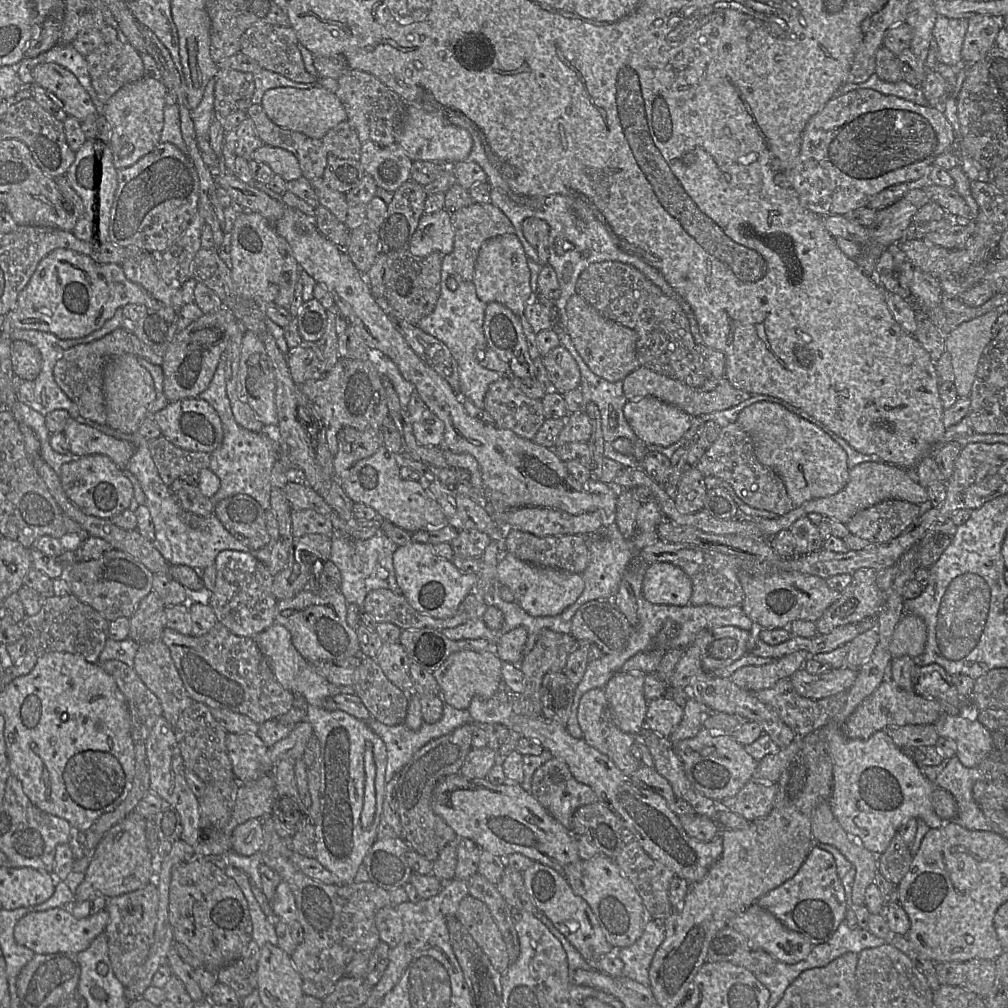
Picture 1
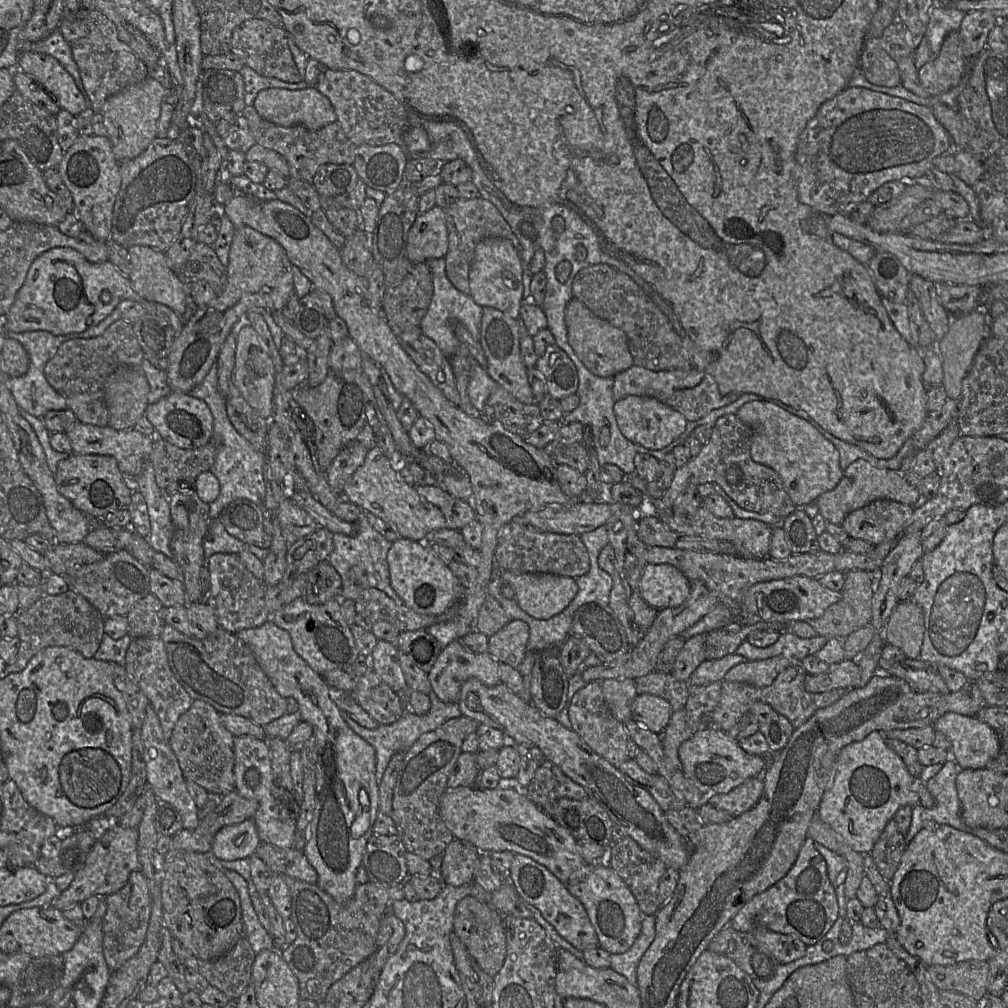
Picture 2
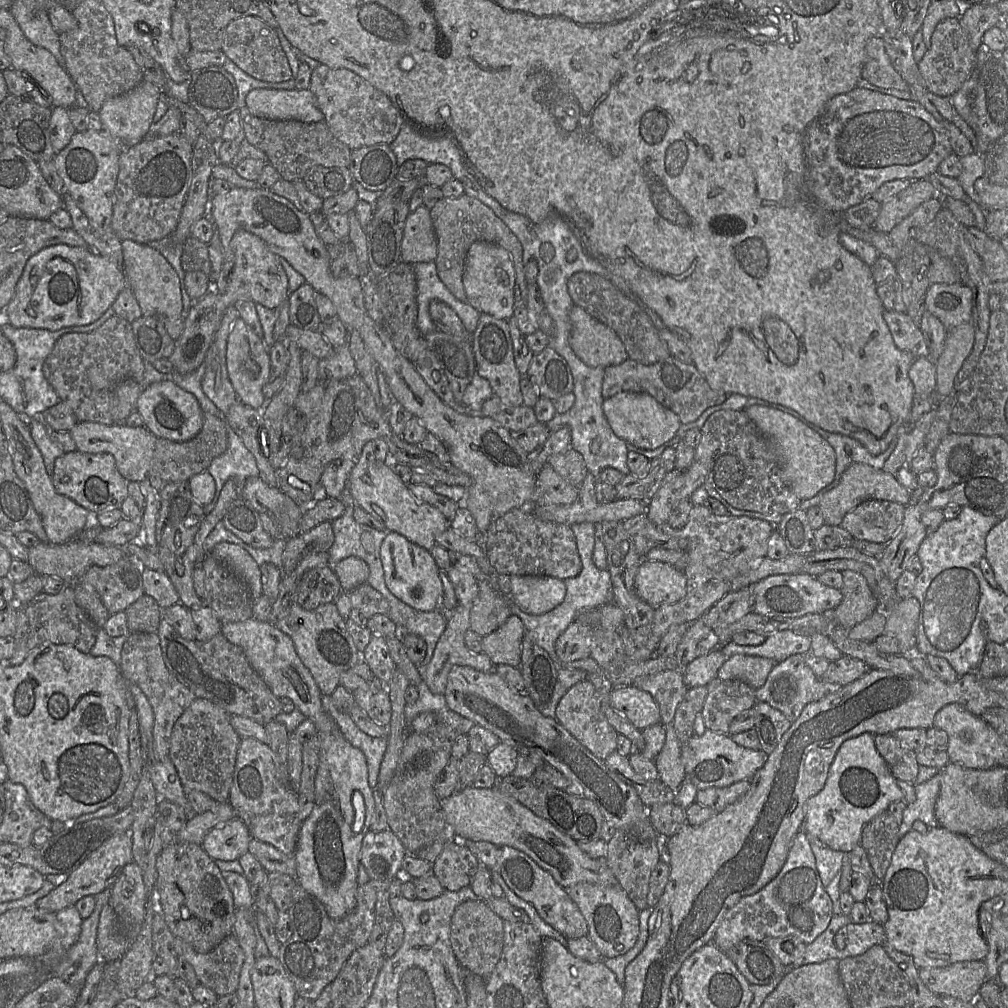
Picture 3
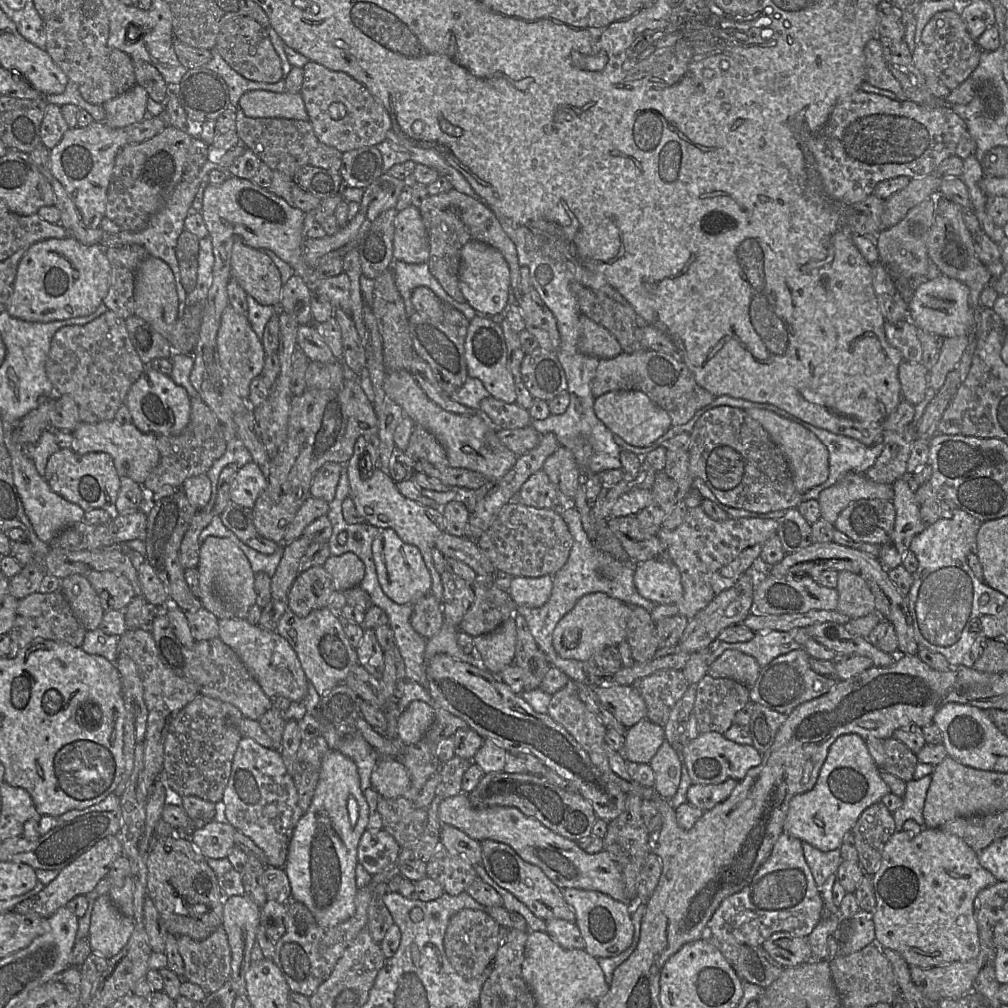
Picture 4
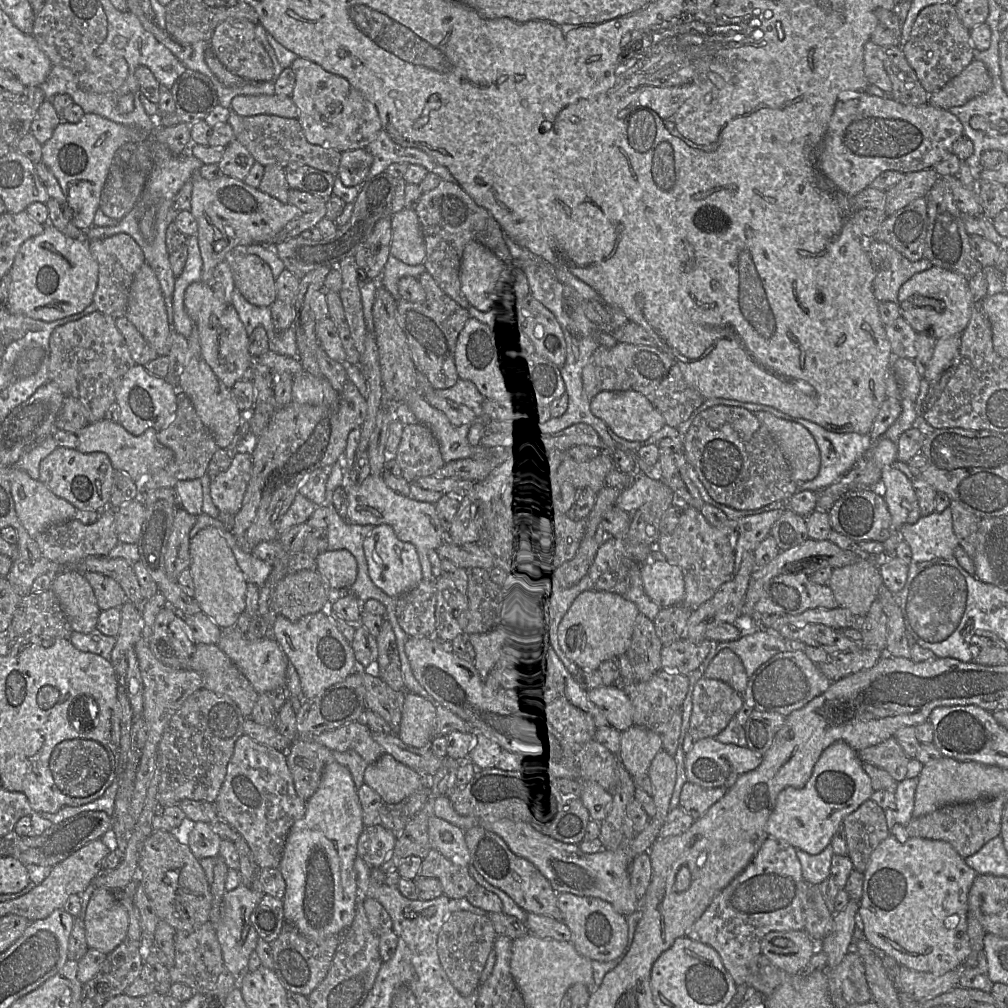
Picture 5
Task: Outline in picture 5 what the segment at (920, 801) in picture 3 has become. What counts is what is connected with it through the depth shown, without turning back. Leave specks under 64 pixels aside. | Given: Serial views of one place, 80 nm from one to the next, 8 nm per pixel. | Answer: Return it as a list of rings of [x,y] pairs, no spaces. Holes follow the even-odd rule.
[[[918,777],[906,778],[898,782],[895,795],[895,809],[884,809],[887,826],[890,830],[895,824],[906,826],[913,818],[915,791]]]

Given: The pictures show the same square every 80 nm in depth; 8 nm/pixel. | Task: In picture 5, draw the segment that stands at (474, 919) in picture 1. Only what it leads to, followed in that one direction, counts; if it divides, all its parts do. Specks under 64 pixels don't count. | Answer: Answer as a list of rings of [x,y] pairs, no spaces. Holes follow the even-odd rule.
[[[469,911],[453,912],[443,923],[437,938],[438,956],[443,970],[460,995],[469,996],[477,987],[497,936],[488,917]]]

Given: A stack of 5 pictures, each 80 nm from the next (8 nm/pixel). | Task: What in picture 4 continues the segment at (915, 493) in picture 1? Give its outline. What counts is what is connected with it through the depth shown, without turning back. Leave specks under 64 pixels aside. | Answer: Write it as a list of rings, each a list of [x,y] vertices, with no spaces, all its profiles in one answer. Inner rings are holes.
[[[849,472],[835,485],[823,490],[818,498],[821,517],[834,525],[841,512],[852,502],[860,499],[892,501],[892,484],[879,483],[863,473]]]

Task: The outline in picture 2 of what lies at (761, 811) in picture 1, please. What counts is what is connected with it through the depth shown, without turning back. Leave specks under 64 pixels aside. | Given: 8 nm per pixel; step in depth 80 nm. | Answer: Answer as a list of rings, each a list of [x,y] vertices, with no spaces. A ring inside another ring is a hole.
[[[755,777],[734,788],[726,794],[711,794],[707,804],[732,816],[739,816],[752,809],[760,800],[764,791],[762,777]]]

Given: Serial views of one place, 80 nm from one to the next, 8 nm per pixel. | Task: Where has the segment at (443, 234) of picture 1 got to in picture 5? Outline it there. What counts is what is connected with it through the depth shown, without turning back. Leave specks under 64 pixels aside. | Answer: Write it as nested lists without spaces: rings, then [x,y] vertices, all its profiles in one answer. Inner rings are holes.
[[[407,207],[393,214],[391,230],[390,255],[410,266],[423,264],[425,243],[414,208]]]

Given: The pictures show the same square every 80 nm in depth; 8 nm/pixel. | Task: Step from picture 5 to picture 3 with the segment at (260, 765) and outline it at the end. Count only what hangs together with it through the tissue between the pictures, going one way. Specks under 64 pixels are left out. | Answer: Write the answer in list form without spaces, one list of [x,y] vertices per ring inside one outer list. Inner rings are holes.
[[[242,738],[240,740],[238,751],[237,751],[235,768],[234,768],[233,782],[232,782],[232,786],[230,789],[227,802],[232,806],[235,812],[235,816],[236,816],[235,818],[239,818],[246,824],[253,839],[256,839],[265,843],[269,843],[285,854],[293,854],[295,852],[299,834],[300,834],[301,822],[303,822],[301,820],[301,811],[299,808],[298,797],[297,797],[297,793],[294,791],[294,789],[290,784],[290,777],[289,777],[289,783],[279,779],[278,762],[276,761],[276,757],[268,744],[262,743],[255,738]]]

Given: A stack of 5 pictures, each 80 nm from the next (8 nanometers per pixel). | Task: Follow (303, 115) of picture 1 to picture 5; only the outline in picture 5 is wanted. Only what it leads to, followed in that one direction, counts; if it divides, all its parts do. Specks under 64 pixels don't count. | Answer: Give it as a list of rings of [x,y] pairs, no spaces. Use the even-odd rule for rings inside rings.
[[[242,95],[231,102],[231,110],[240,116],[275,115],[284,118],[298,118],[298,108],[291,96]]]

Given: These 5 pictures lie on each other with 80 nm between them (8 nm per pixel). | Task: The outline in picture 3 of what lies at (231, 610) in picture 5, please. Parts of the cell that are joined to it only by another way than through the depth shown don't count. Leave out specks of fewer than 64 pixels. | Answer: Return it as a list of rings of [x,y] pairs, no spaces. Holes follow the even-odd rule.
[[[230,542],[216,544],[208,554],[223,564],[228,572],[241,579],[253,600],[262,596],[260,565],[244,548]]]

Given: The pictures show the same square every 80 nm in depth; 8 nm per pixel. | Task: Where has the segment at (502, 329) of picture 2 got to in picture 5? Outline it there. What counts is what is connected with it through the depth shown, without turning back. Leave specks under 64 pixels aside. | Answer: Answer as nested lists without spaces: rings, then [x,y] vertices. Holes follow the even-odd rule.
[[[470,318],[457,340],[455,364],[459,378],[474,383],[478,391],[486,400],[508,403],[512,386],[506,382],[500,370],[500,344],[497,332],[492,327],[483,324],[474,318]]]

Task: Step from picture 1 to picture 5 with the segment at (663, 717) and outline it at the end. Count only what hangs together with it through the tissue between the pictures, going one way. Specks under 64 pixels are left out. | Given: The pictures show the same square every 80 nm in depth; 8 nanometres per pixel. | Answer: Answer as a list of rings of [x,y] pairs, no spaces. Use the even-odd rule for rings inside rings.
[[[603,685],[587,690],[588,698],[604,713],[609,724],[619,731],[633,724],[633,709],[625,689],[620,685]]]

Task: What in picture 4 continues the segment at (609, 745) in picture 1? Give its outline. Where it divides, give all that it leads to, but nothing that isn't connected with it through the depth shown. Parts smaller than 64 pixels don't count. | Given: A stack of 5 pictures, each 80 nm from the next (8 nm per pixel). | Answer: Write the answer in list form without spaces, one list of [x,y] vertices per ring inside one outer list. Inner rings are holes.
[[[570,679],[568,684],[552,695],[547,714],[558,724],[562,725],[587,752],[604,744],[607,728],[601,723],[595,714],[590,712],[578,695],[577,682]]]

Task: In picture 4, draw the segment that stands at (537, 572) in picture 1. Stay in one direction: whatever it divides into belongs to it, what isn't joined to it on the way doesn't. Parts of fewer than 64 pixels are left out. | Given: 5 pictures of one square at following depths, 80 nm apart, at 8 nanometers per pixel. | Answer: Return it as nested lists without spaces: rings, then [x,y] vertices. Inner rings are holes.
[[[553,575],[536,578],[514,577],[509,594],[518,606],[538,608],[550,598],[553,588]]]

